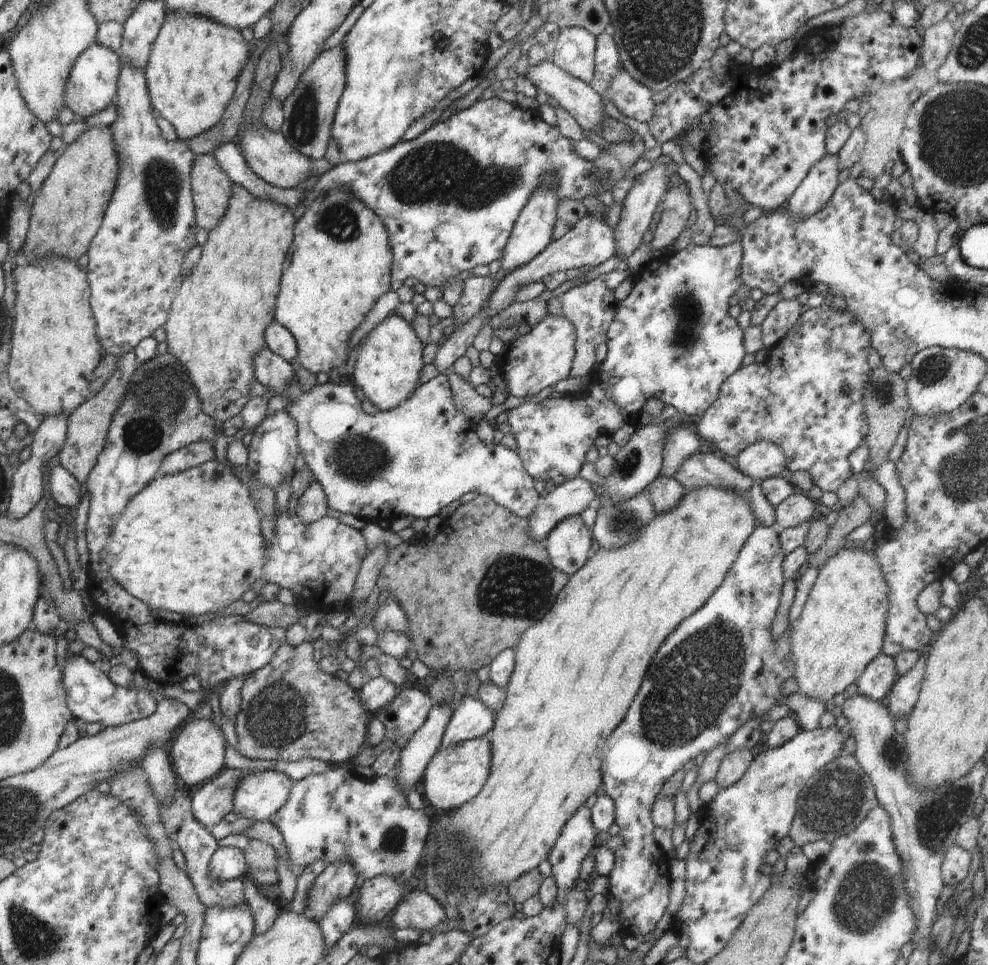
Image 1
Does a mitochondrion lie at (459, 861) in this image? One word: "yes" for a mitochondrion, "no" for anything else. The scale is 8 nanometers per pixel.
yes

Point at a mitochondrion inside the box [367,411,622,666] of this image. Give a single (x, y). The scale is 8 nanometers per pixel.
(517, 586)

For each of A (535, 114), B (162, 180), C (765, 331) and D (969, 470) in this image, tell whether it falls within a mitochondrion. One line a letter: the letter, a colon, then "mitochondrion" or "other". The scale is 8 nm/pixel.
A: other
B: mitochondrion
C: other
D: mitochondrion

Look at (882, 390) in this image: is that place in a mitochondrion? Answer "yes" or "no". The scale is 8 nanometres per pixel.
yes

